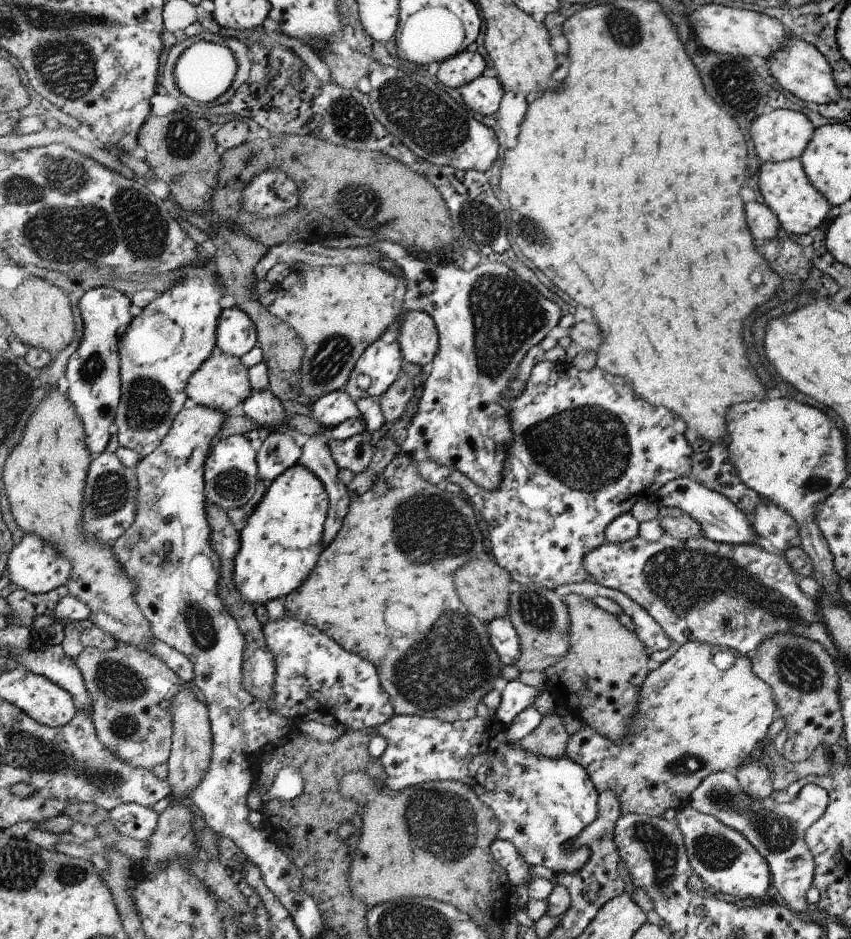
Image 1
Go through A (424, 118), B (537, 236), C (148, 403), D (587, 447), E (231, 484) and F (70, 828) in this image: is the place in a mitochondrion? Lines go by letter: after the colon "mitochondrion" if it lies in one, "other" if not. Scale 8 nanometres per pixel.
A: mitochondrion
B: mitochondrion
C: mitochondrion
D: mitochondrion
E: mitochondrion
F: other

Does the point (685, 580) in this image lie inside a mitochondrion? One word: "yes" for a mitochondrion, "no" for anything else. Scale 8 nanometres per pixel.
yes

